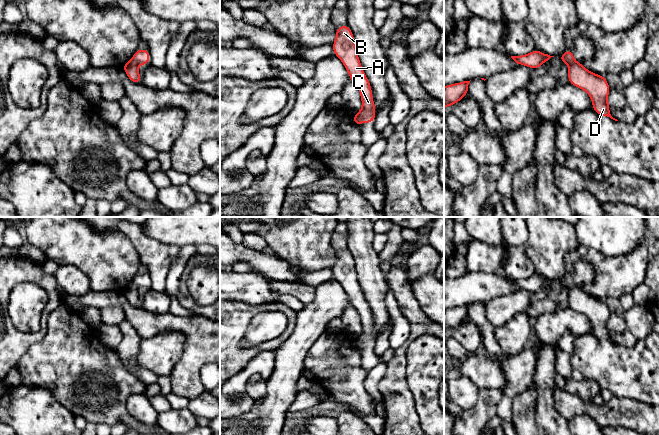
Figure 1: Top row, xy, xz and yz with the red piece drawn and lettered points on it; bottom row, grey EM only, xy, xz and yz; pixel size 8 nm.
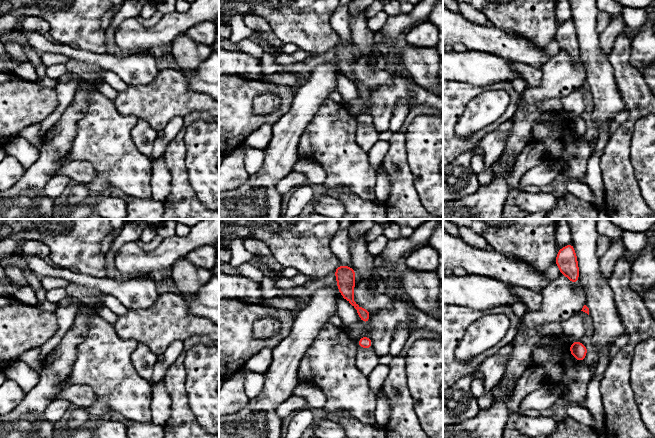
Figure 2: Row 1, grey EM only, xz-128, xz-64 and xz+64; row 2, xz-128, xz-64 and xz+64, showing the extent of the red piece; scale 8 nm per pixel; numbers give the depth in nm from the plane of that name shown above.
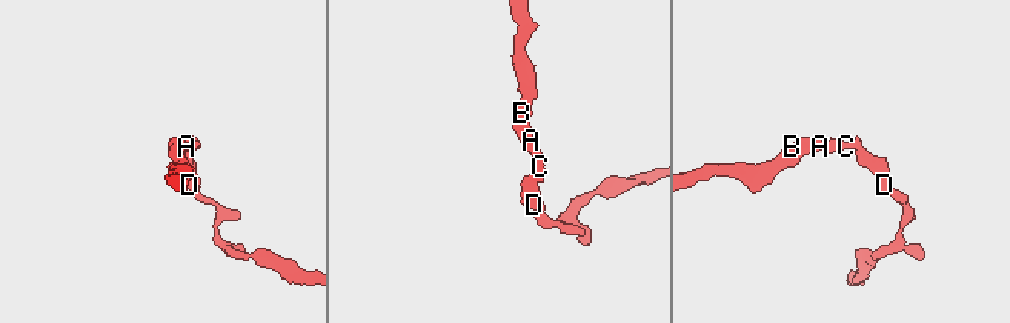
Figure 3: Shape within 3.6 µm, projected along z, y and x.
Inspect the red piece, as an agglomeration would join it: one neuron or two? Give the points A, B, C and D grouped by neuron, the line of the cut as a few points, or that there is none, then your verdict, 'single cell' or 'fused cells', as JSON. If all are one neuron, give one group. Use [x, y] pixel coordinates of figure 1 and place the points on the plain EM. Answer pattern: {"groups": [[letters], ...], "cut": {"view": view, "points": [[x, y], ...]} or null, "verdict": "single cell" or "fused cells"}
{"groups": [["A", "B", "C"], ["D"]], "cut": {"view": "xz", "points": [[355, 338], [361, 346]]}, "verdict": "fused cells"}

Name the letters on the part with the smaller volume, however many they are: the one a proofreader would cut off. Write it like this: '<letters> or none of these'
D

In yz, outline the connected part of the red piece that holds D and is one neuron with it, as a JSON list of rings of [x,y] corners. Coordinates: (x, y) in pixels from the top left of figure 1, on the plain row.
[[[574,284],[568,286],[568,291],[569,291],[568,306],[577,312],[583,313],[590,320],[592,324],[593,335],[595,335],[599,339],[607,340],[615,345],[618,345],[617,343],[613,342],[610,338],[609,327],[608,327],[610,310],[605,300],[600,300],[598,298],[589,295],[580,286]]]

